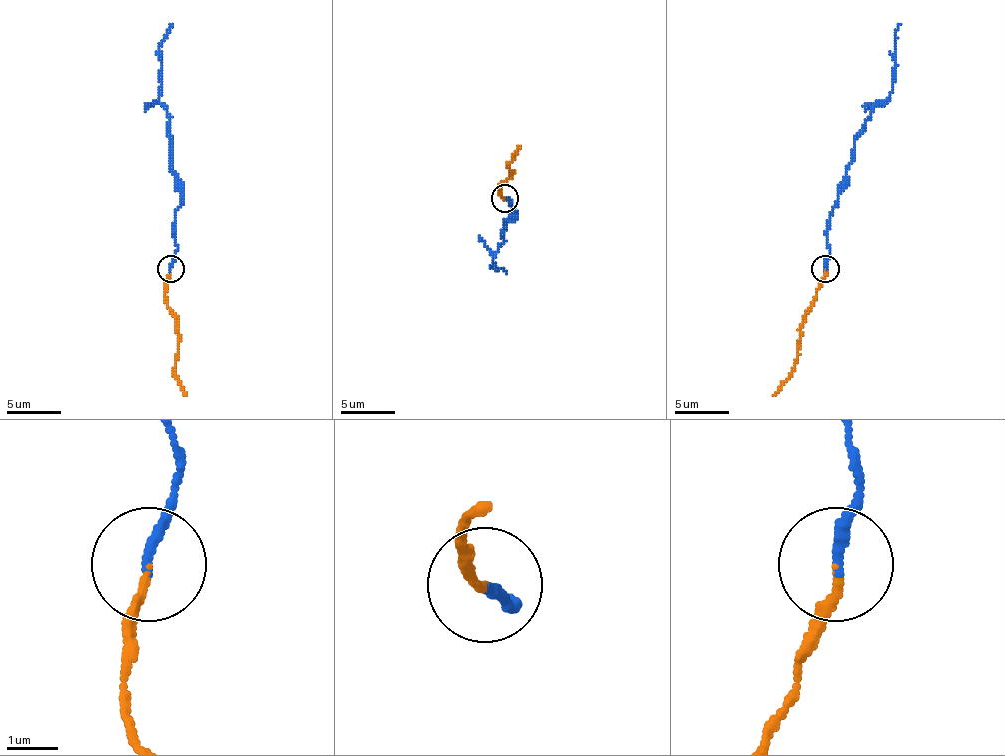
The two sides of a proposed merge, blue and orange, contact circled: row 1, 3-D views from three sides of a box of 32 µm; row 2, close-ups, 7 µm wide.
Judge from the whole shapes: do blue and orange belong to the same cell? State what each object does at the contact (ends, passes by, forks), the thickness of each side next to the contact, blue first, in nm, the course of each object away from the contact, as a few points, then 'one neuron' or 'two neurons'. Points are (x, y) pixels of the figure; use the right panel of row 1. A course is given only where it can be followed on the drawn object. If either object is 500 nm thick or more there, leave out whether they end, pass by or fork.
blue ends there; orange ends there; 200 nm thick on the blue side, 140 nm on the other; blue runs (824, 269), (830, 248), (827, 220), (838, 188), (849, 169), (854, 139), (865, 120), (890, 95), (901, 24); orange runs (824, 269), (816, 299), (802, 321), (792, 376), (772, 395); one neuron

